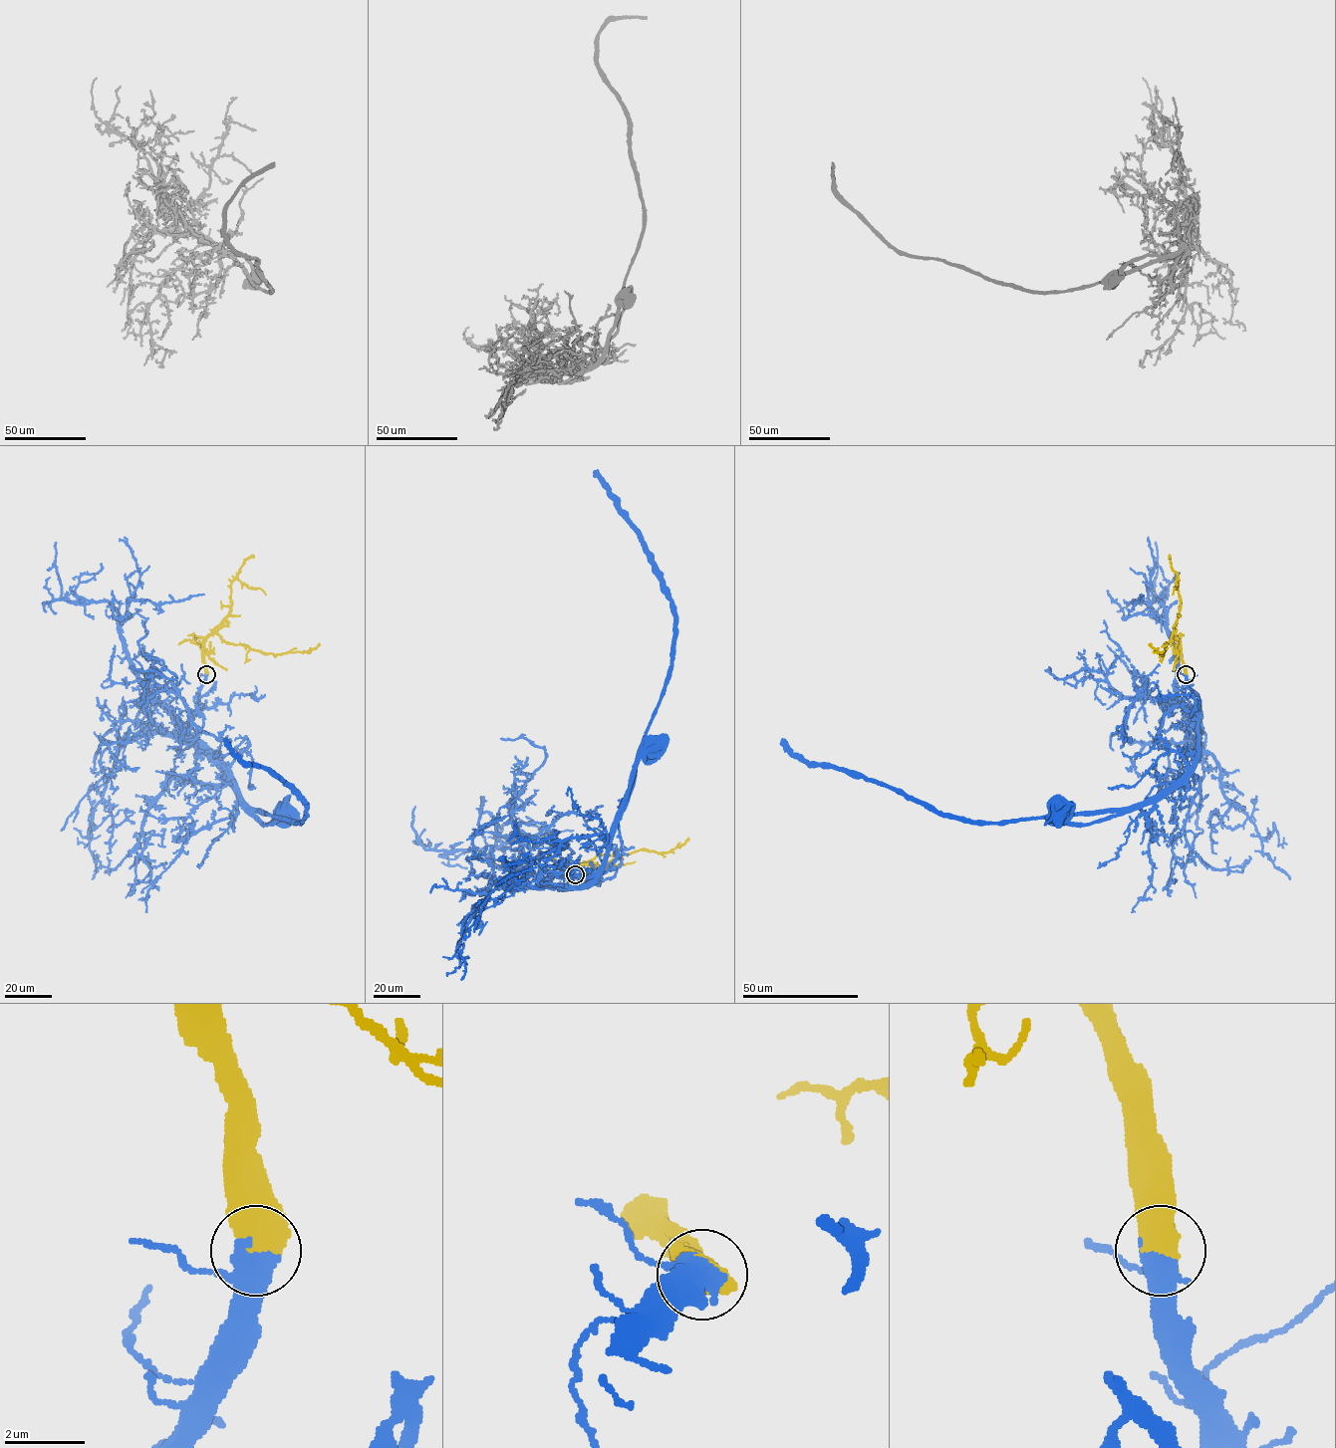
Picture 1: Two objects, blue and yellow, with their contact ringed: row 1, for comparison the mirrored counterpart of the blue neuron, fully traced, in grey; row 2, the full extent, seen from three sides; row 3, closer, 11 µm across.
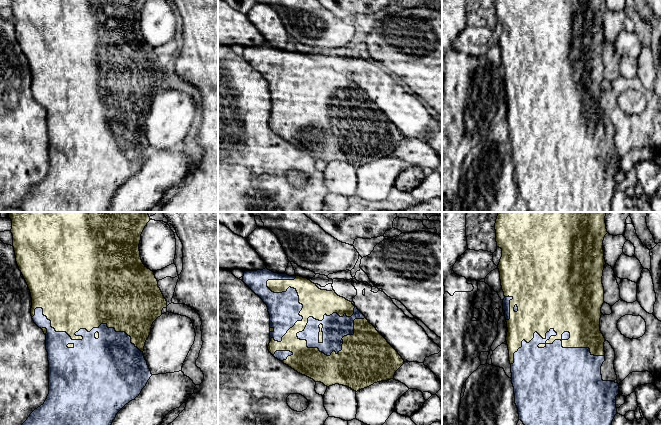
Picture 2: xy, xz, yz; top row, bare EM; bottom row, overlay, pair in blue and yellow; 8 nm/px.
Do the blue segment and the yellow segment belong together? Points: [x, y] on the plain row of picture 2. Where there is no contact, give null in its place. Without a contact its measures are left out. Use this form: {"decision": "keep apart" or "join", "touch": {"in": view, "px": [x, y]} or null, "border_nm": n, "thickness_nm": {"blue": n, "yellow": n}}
{"decision": "join", "touch": {"in": "yz", "px": [553, 119]}, "border_nm": 750, "thickness_nm": {"blue": 460, "yellow": 280}}

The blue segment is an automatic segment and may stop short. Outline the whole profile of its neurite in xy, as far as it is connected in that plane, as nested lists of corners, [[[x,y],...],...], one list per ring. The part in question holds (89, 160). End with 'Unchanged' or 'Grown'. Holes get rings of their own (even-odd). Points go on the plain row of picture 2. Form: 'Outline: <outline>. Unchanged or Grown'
Outline: [[[12,0],[13,23],[16,38],[32,74],[31,92],[34,99],[46,111],[49,137],[49,170],[44,180],[35,185],[17,205],[22,212],[109,212],[109,206],[117,189],[139,172],[152,152],[143,127],[153,98],[167,83],[154,48],[142,38],[139,27],[141,10],[147,0]]]. Grown

